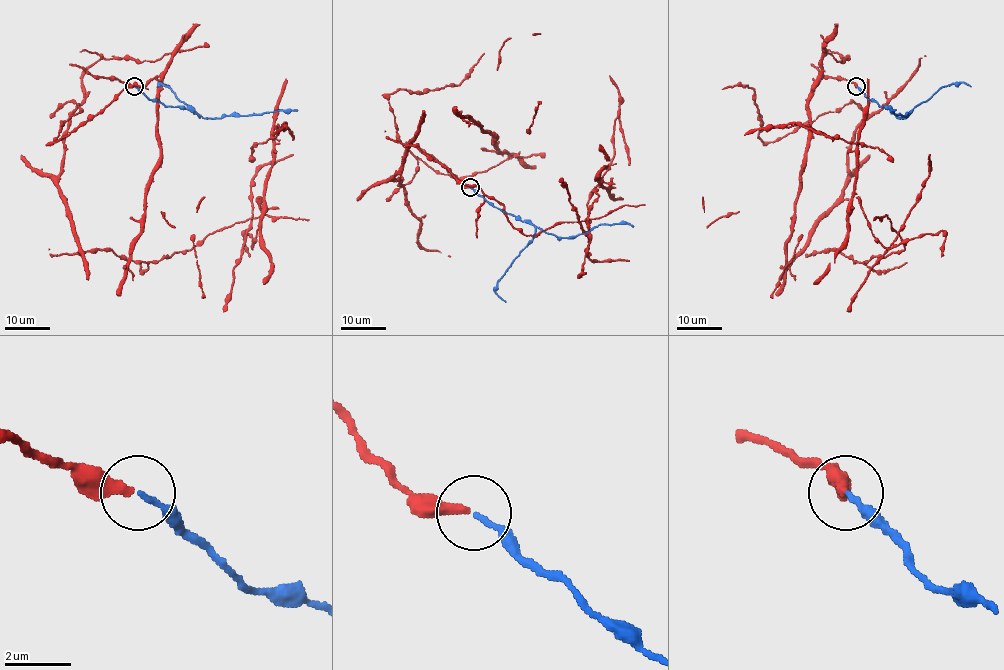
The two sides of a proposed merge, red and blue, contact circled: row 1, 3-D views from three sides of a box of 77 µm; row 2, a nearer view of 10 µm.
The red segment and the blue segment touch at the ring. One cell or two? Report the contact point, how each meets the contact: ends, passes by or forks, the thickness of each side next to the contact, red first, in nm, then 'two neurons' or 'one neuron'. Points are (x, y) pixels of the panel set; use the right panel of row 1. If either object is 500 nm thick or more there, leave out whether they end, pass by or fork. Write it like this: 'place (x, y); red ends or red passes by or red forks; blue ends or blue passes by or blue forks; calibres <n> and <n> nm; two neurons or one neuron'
place (856, 86); red ends; blue ends; calibres 340 and 150 nm; one neuron

